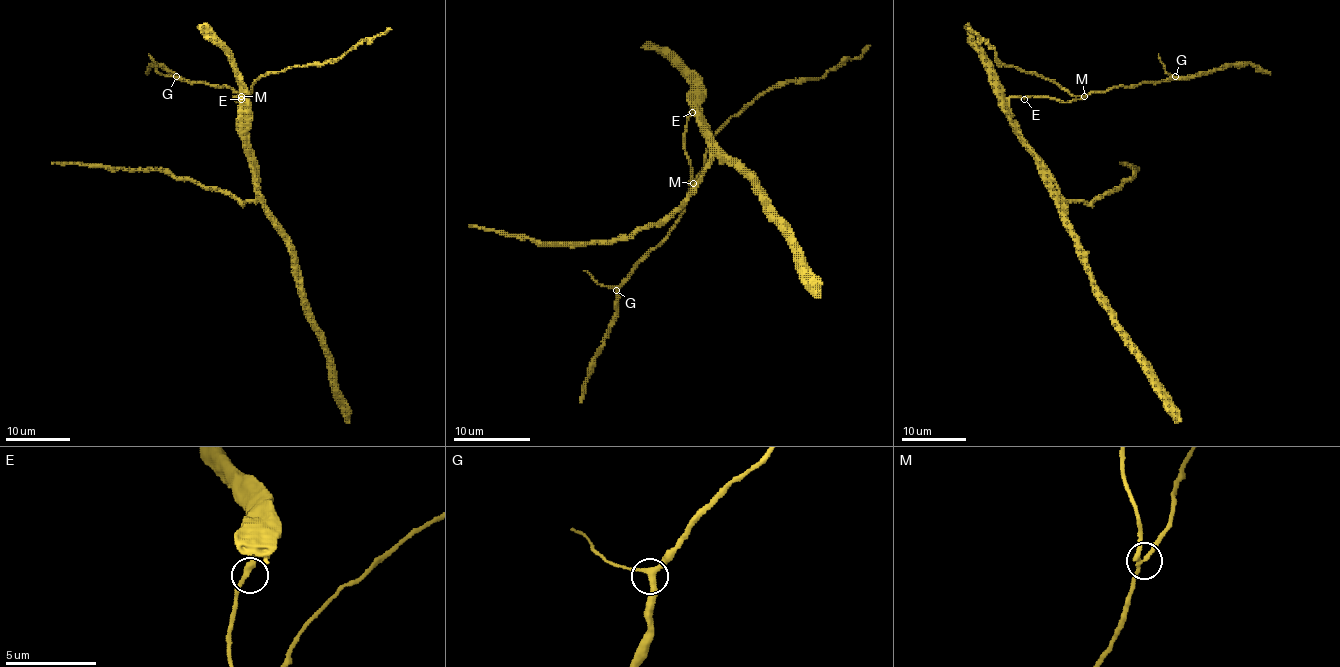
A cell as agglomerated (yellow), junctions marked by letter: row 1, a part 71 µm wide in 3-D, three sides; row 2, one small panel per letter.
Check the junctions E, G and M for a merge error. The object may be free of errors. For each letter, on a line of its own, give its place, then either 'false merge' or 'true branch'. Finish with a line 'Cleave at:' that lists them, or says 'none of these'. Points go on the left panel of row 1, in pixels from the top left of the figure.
E: (241, 99) | true branch
G: (176, 76) | true branch
M: (241, 96) | false merge
Cleave at: M

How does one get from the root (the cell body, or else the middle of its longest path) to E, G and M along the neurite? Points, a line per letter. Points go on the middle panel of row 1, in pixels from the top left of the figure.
E: (702, 116), (700, 99), (696, 95), (692, 112)
G: (702, 116), (696, 95), (685, 133), (685, 152), (691, 166), (685, 212), (616, 290)
M: (702, 116), (700, 99), (696, 95), (685, 133), (685, 152), (692, 183)

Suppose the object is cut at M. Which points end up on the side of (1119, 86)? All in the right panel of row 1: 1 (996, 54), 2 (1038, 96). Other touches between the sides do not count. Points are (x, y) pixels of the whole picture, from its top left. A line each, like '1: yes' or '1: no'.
1: no
2: yes

